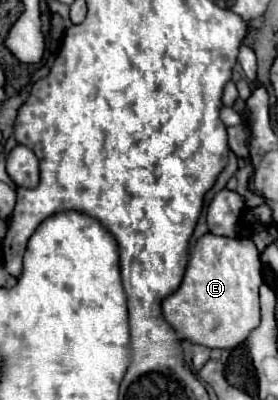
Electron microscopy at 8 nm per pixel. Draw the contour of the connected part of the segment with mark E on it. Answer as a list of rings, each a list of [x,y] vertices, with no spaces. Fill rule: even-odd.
[[[207,232],[191,250],[179,290],[163,300],[163,316],[189,342],[207,348],[235,348],[259,324],[261,284],[259,250],[251,238],[225,238]]]

